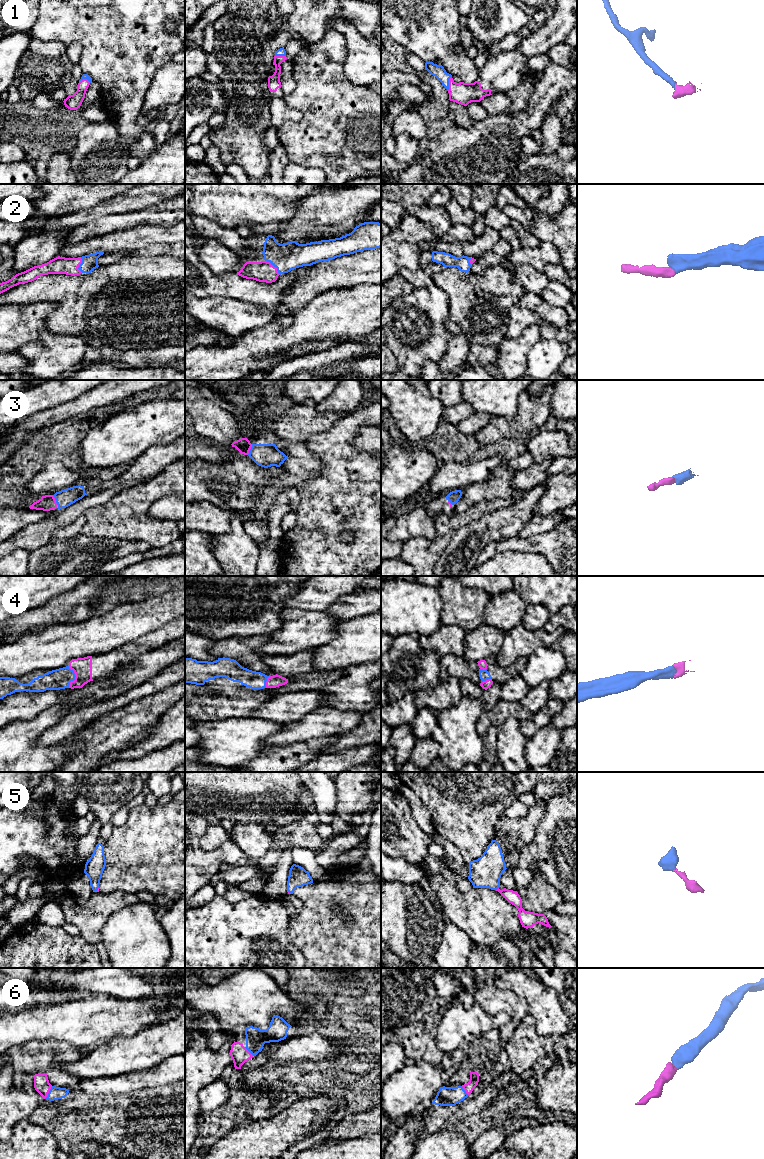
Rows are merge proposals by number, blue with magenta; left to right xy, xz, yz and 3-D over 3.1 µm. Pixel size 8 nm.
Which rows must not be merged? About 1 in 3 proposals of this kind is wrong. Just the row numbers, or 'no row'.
no row

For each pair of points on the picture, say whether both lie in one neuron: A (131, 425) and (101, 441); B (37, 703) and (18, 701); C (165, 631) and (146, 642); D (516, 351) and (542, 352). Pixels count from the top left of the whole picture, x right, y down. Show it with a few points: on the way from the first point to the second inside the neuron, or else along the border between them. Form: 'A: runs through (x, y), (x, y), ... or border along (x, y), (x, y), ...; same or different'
A: runs through (124, 432), (115, 441), (108, 441); same
B: runs through (32, 703), (23, 703); same
C: runs through (160, 636), (151, 641); same
D: border along (542, 338), (529, 350), (526, 369); different

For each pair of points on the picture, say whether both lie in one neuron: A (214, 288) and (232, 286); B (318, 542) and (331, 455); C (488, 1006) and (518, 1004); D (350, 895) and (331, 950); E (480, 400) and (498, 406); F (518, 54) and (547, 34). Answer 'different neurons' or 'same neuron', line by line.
A: same neuron
B: same neuron
C: same neuron
D: same neuron
E: same neuron
F: same neuron

